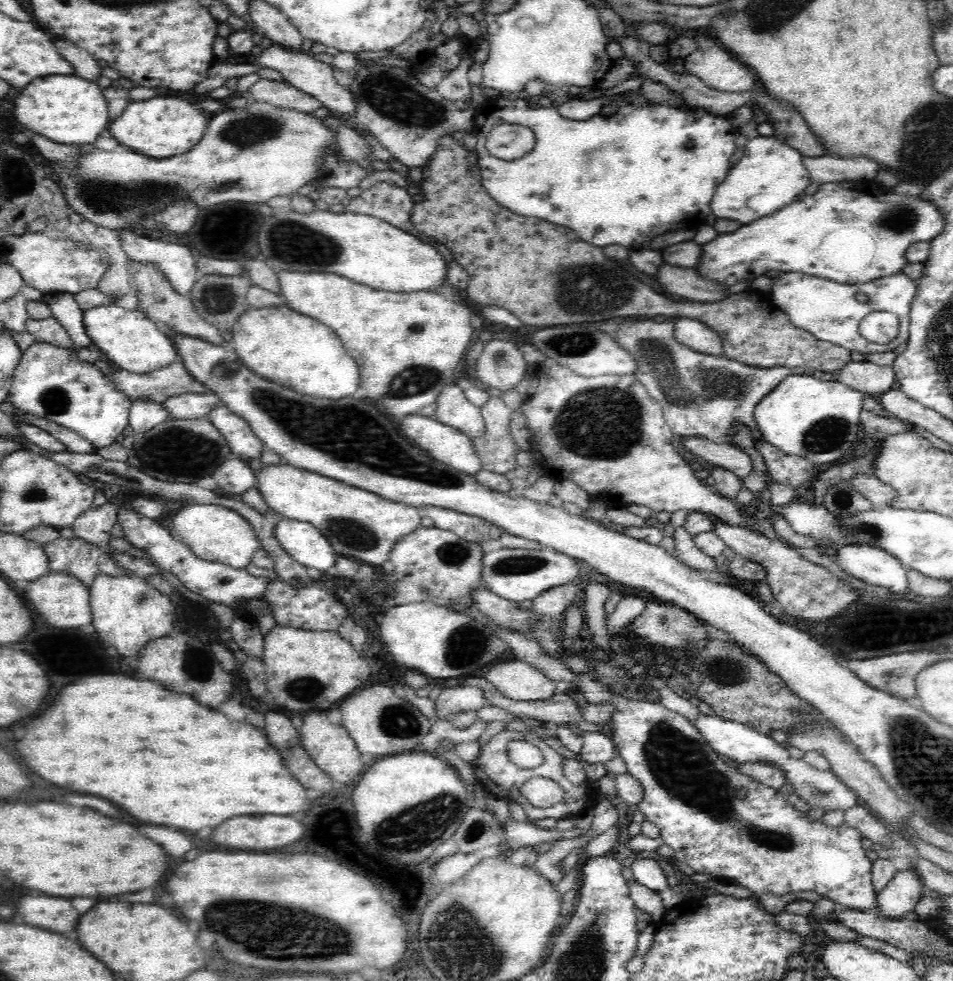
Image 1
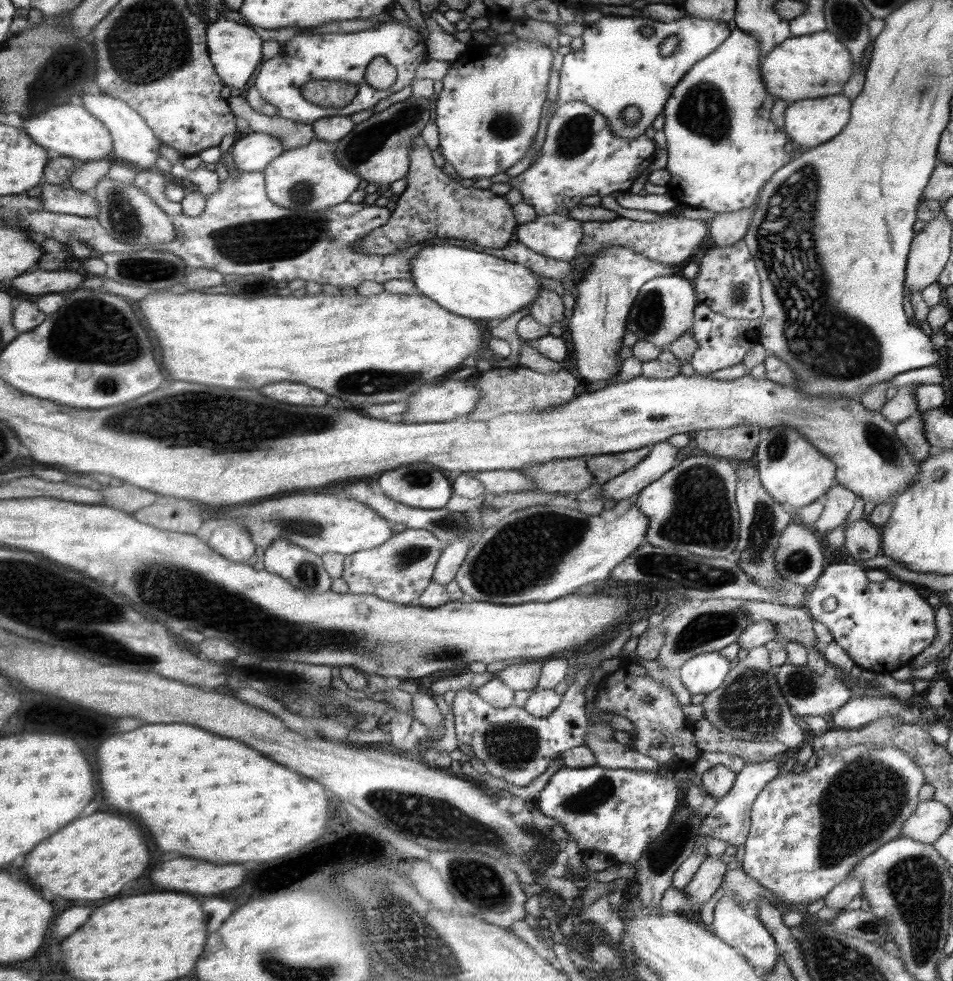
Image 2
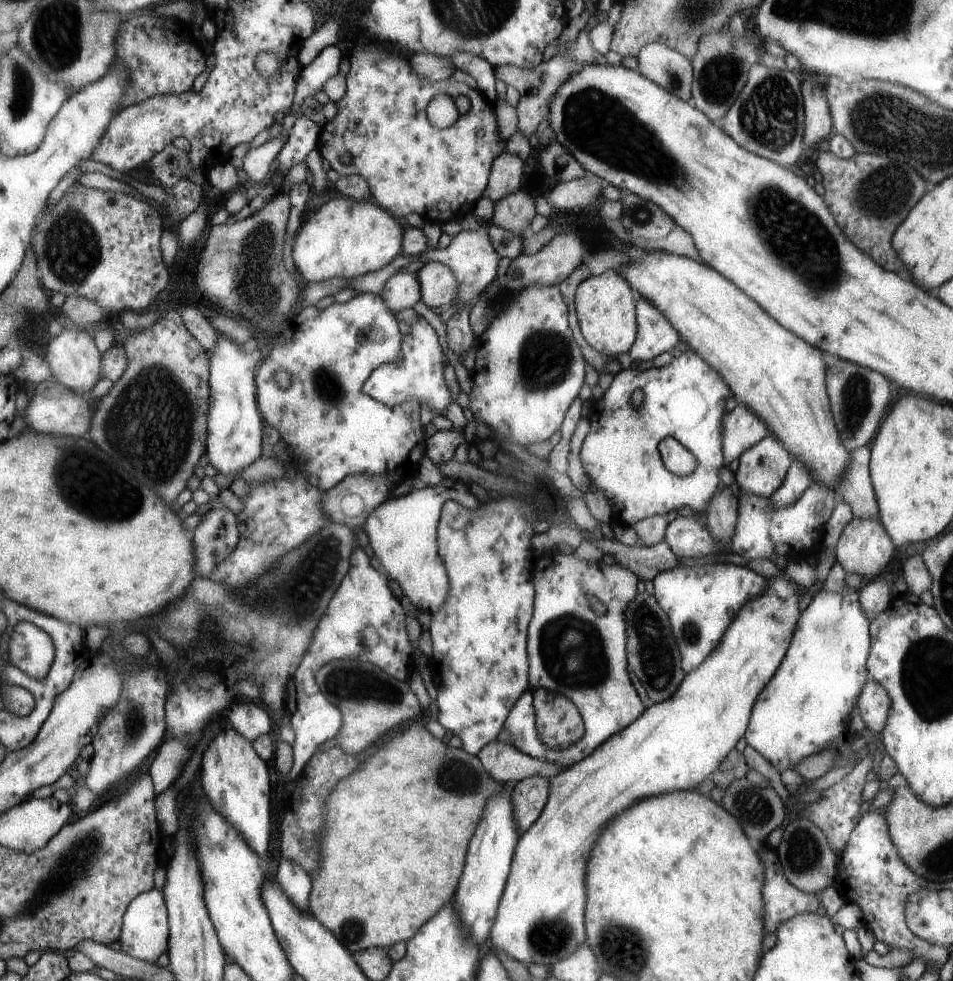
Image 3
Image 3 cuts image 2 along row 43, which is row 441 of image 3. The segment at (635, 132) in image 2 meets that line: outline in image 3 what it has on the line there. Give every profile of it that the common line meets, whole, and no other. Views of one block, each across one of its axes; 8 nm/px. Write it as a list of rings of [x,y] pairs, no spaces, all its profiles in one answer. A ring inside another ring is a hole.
[[[690,349],[674,357],[670,364],[662,368],[652,368],[650,365],[638,368],[630,366],[627,369],[622,368],[614,376],[603,396],[593,401],[592,409],[587,416],[591,424],[590,431],[583,441],[580,461],[594,486],[604,492],[606,500],[610,502],[612,516],[616,520],[634,526],[643,518],[667,515],[670,510],[686,509],[698,516],[706,514],[714,493],[722,484],[718,479],[718,470],[725,465],[722,426],[727,411],[724,406],[726,400],[732,397],[733,390],[726,384],[726,379],[722,378],[710,363]],[[636,388],[640,388],[644,393],[642,404],[637,407],[631,403],[632,392]],[[668,436],[676,438],[696,458],[698,466],[687,477],[676,476],[670,472],[662,460],[658,444]]]

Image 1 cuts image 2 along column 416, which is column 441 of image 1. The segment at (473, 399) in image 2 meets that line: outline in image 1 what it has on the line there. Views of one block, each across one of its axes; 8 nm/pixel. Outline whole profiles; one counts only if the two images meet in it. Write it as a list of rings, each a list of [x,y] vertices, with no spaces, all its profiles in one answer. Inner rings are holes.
[[[445,386],[435,403],[433,417],[438,422],[462,431],[471,439],[484,436],[485,422],[481,410],[466,398],[460,386]]]

